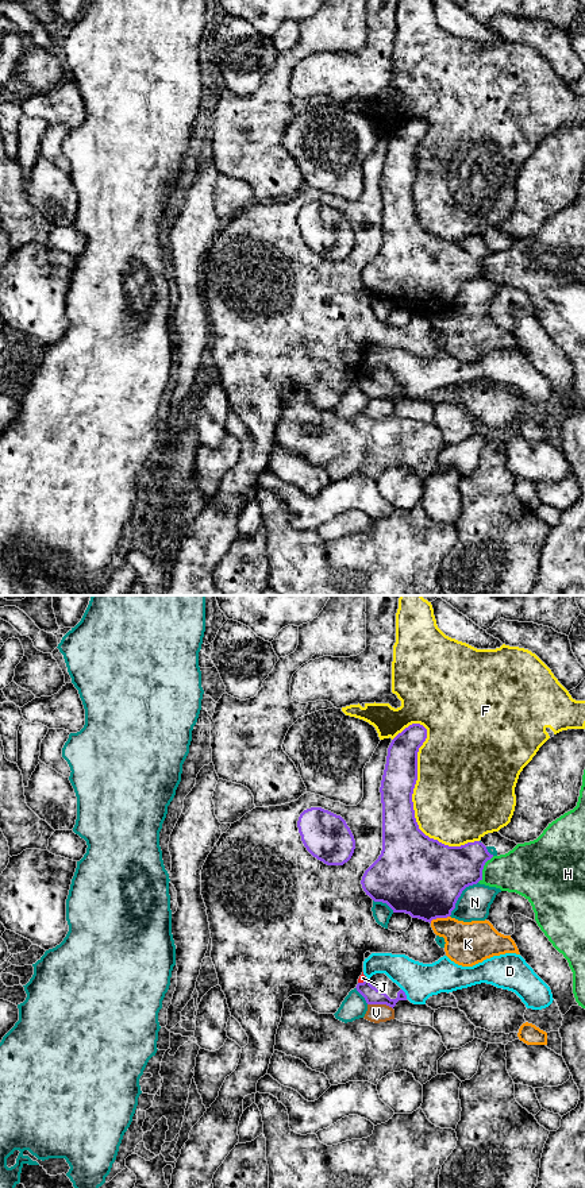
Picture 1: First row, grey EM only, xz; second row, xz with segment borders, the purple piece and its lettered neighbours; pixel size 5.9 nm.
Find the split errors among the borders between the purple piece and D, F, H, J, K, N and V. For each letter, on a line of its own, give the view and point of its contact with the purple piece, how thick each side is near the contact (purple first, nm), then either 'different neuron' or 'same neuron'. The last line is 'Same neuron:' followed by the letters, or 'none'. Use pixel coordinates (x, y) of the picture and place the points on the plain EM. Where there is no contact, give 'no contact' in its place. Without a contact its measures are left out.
D: xz (404, 389) | 100/220 nm | different neuron
F: xz (411, 196) | 240/480 nm | different neuron
H: xz (482, 263) | 340/280 nm | different neuron
J: xz (364, 377) | 100/50 nm | different neuron
K: xz (439, 312) | 460/260 nm | different neuron
N: xz (460, 290) | 460/190 nm | different neuron
V: xz (380, 398) | 100/110 nm | different neuron
Same neuron: none

